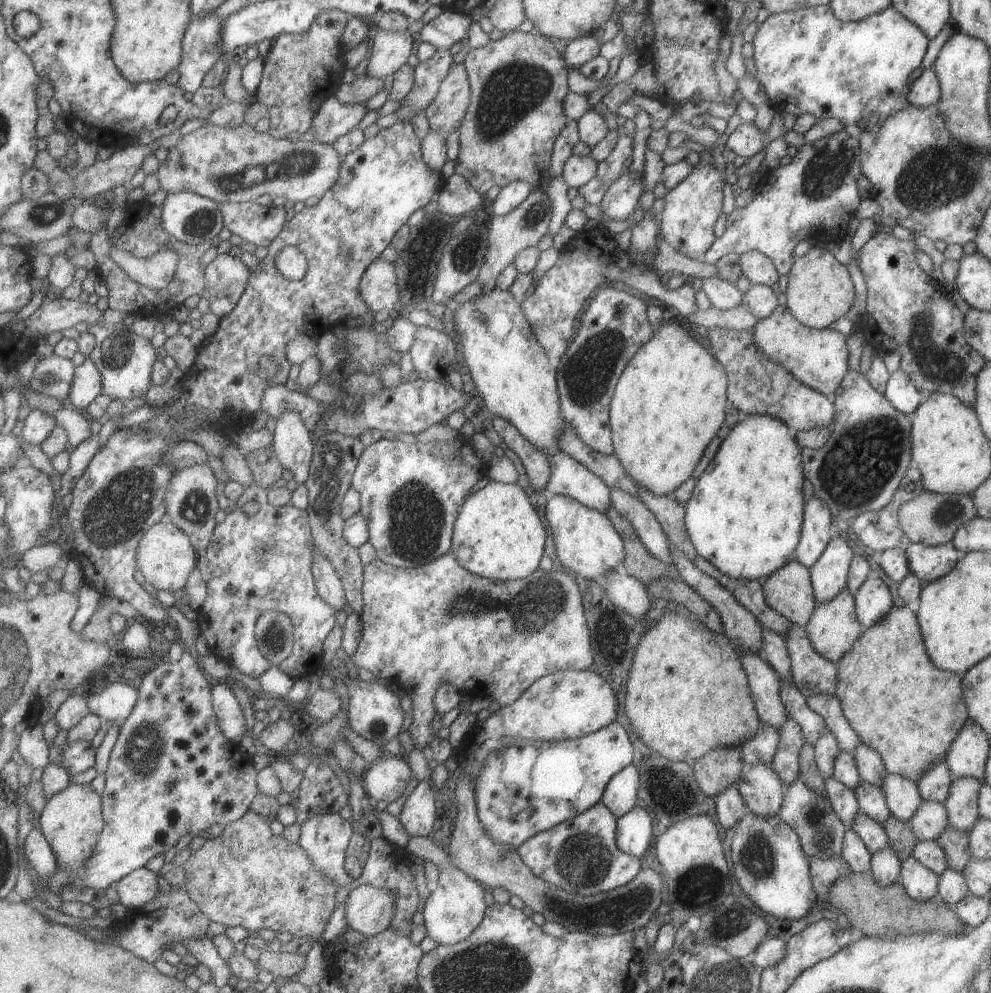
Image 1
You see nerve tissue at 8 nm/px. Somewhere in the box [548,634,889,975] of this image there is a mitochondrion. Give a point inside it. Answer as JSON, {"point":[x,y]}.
{"point":[583,860]}

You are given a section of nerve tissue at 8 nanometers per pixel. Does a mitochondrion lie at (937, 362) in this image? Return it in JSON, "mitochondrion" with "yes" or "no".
{"mitochondrion":"yes"}

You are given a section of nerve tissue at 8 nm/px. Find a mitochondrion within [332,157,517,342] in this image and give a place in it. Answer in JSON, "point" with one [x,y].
{"point":[466,257]}

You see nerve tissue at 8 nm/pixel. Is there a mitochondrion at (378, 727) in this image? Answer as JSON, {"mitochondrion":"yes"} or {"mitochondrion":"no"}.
{"mitochondrion":"yes"}

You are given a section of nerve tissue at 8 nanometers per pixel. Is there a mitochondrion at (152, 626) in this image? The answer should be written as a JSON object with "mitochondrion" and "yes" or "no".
{"mitochondrion":"no"}

